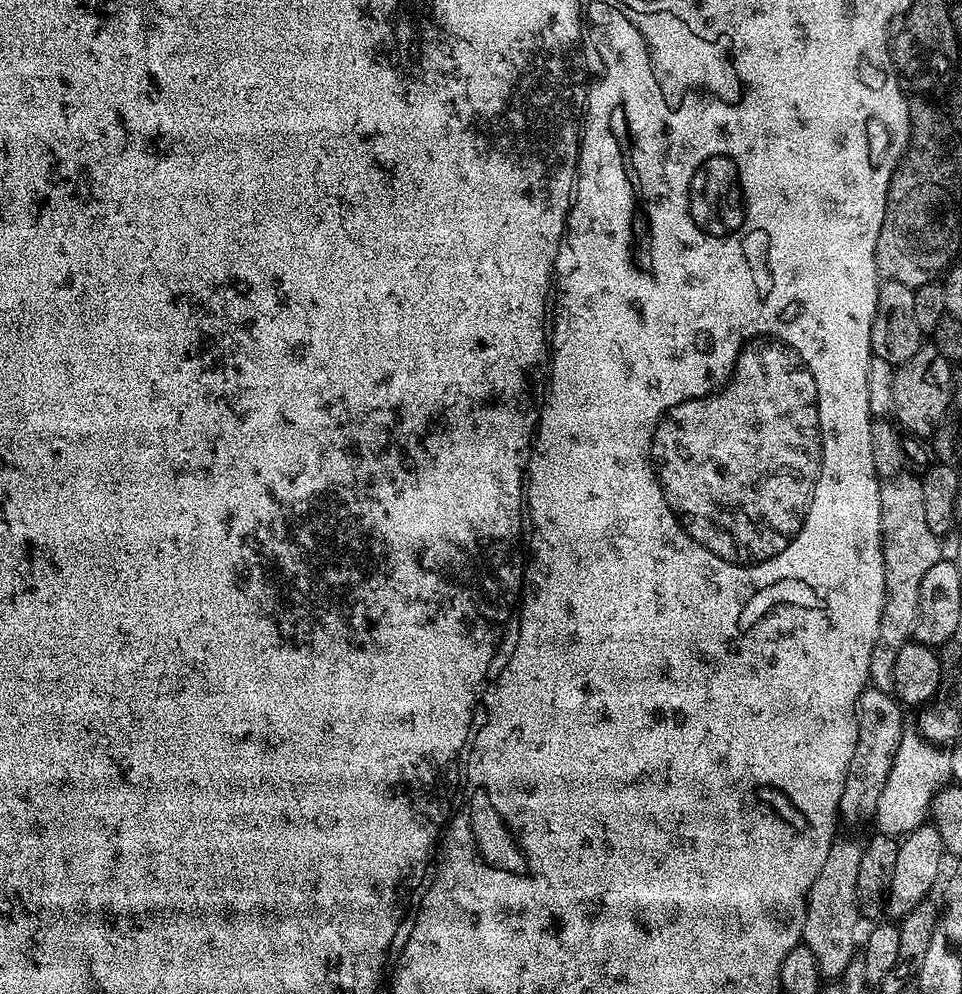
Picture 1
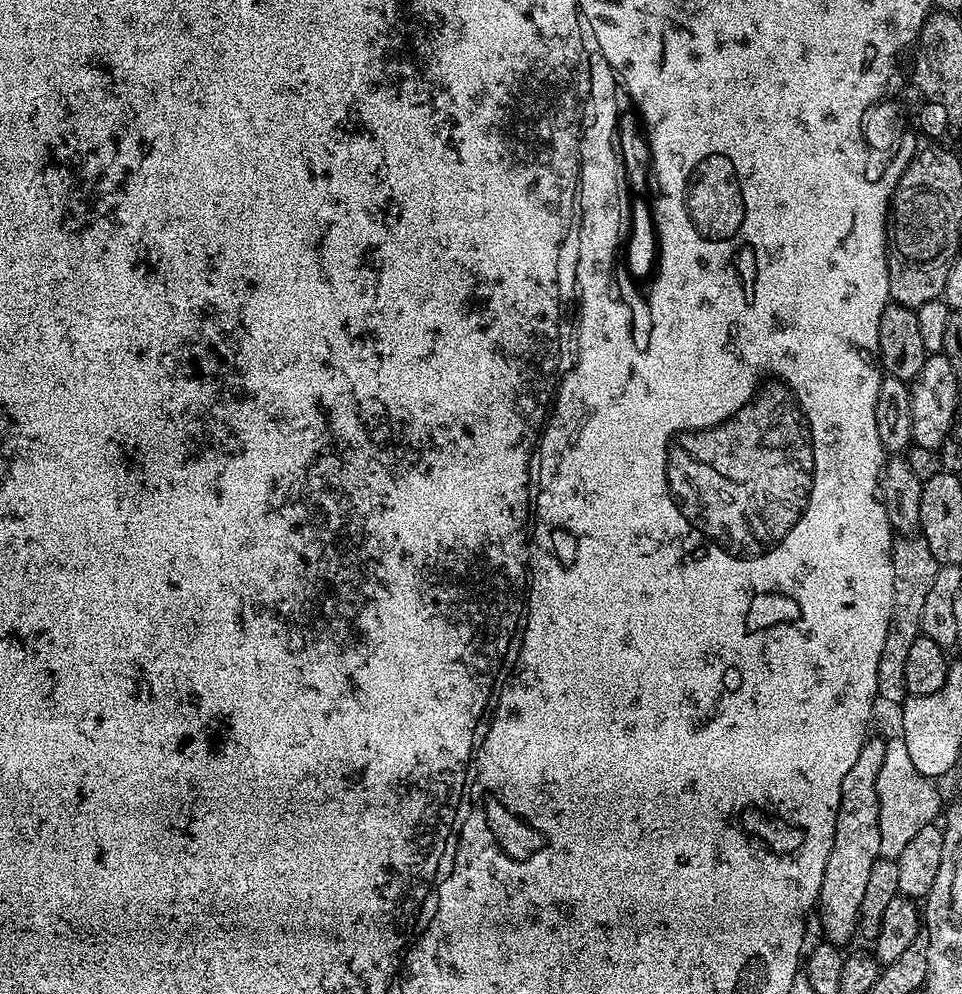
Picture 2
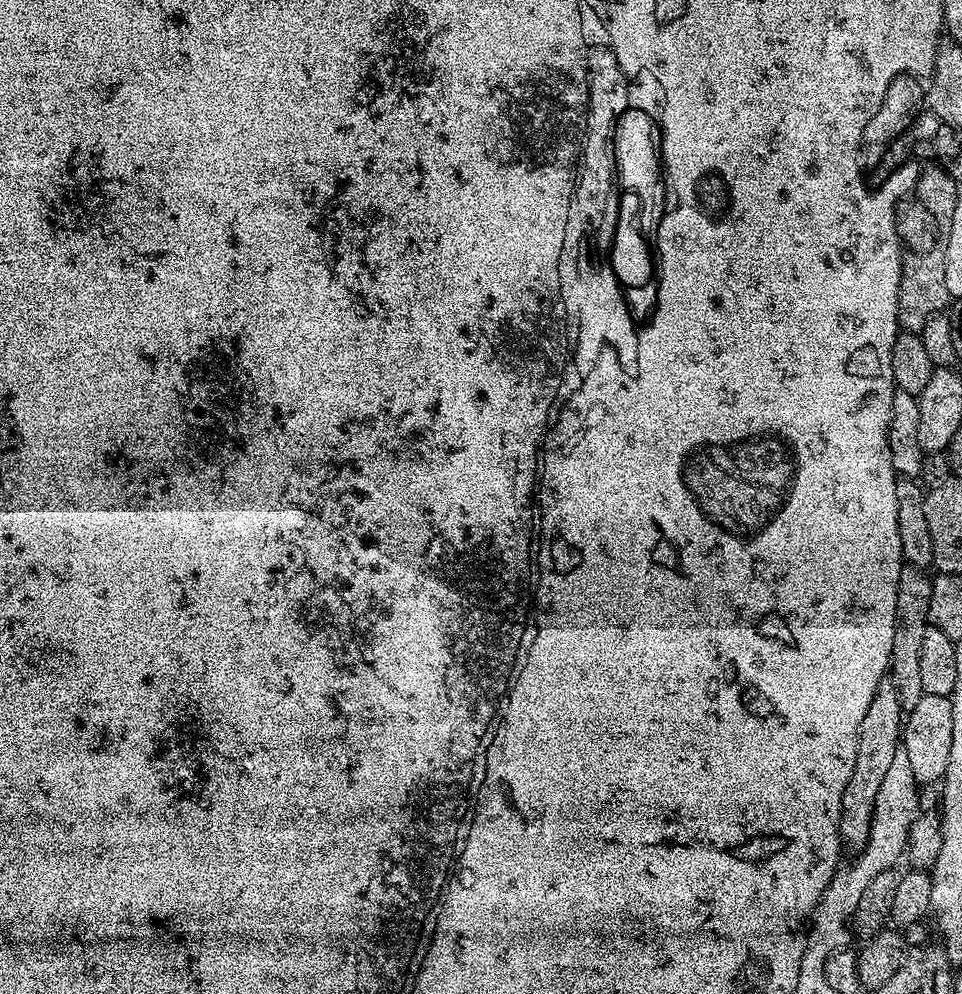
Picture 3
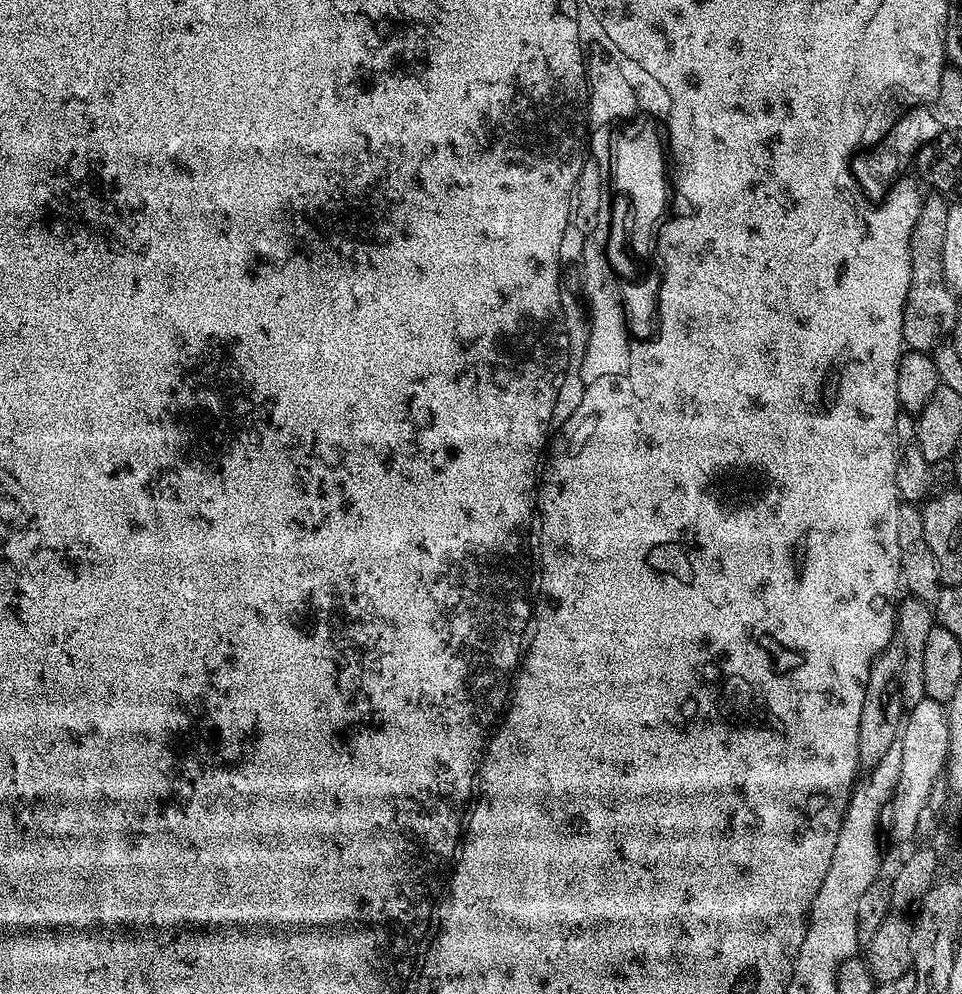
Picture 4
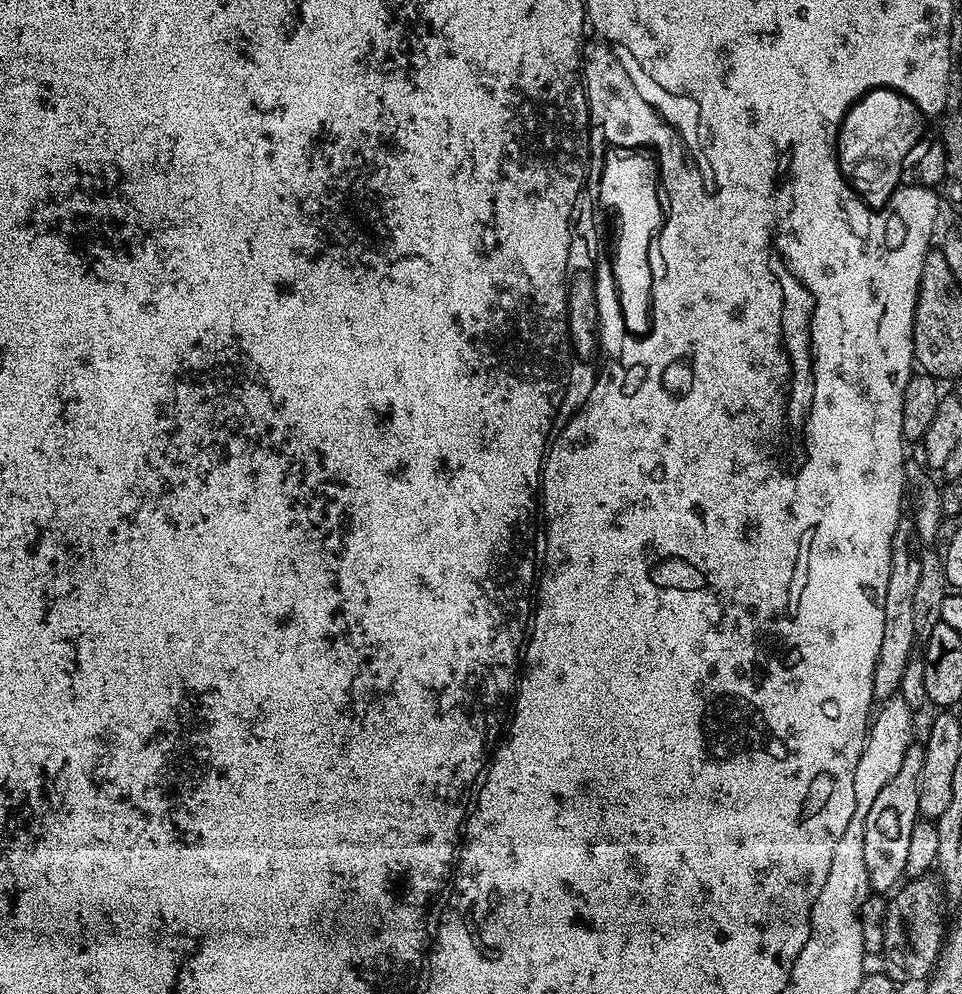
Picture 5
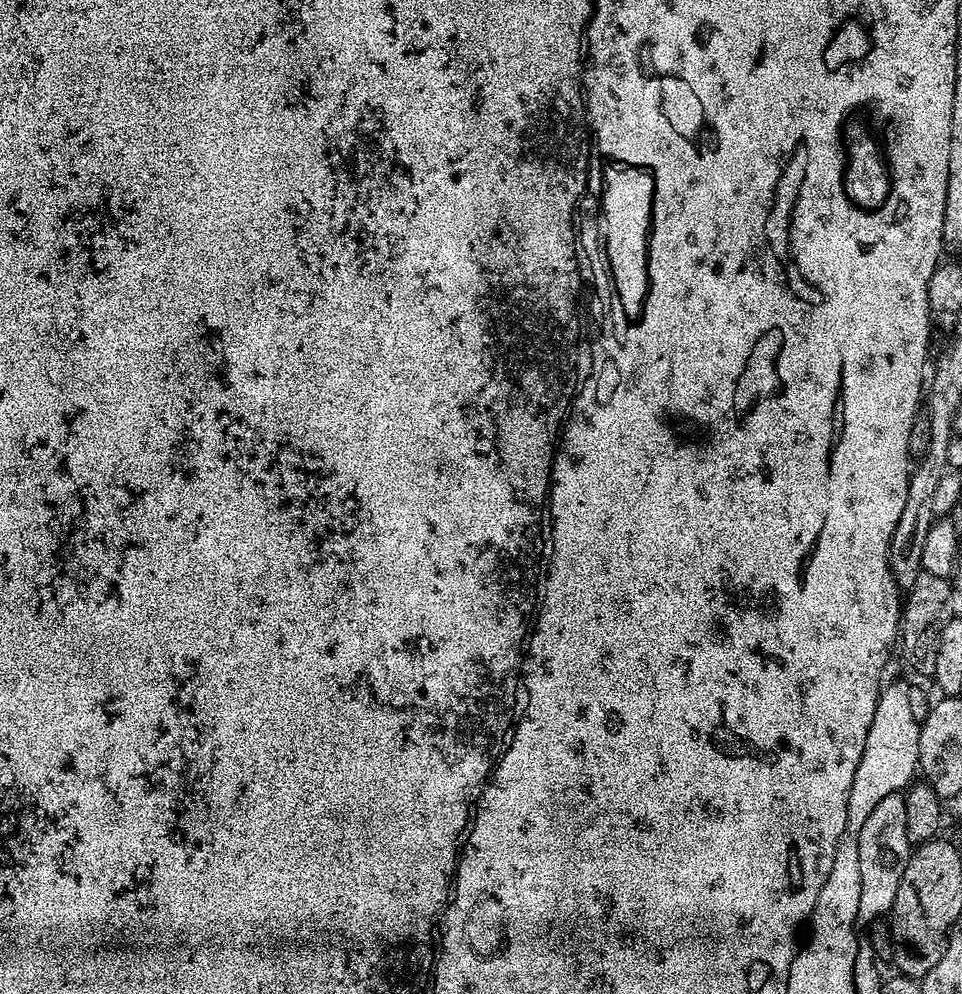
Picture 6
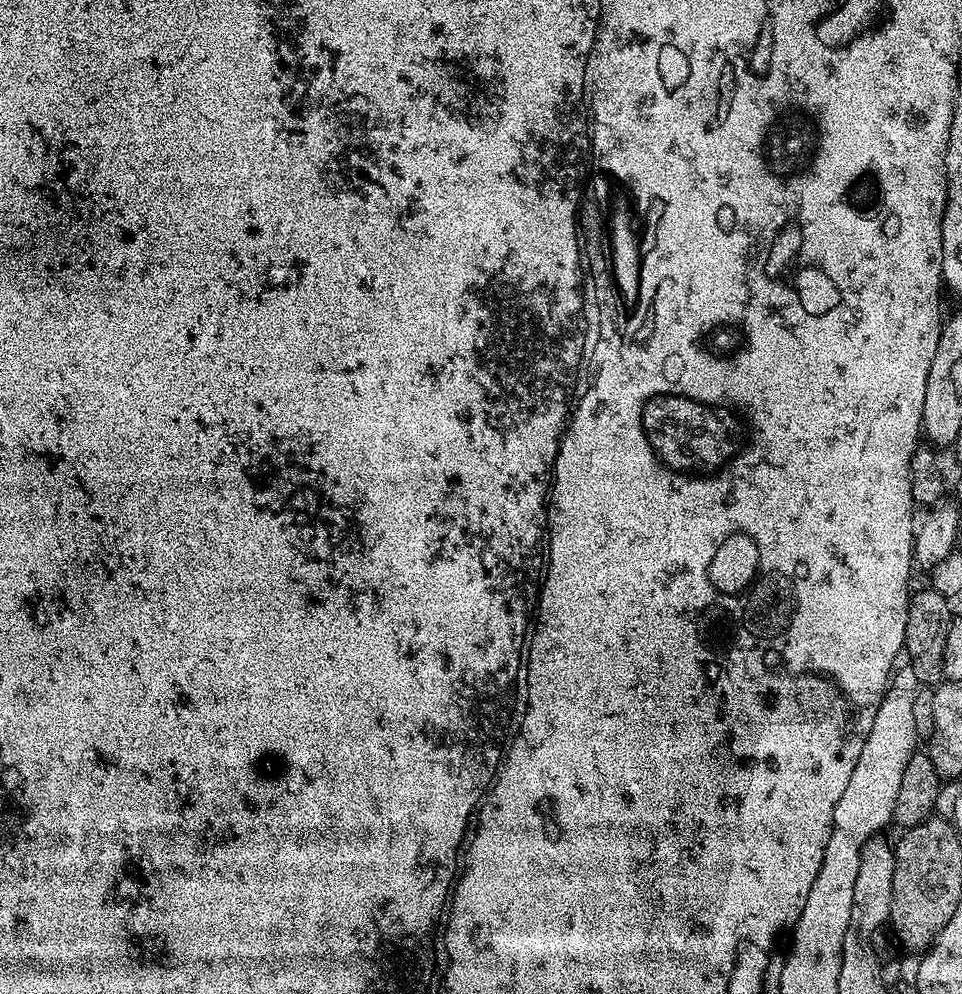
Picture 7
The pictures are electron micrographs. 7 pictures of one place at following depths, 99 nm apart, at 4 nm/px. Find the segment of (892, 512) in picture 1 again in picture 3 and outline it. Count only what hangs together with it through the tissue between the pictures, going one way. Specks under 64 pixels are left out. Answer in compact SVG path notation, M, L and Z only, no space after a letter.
M905 567L900 574L898 590L896 591L896 633L894 634L894 646L890 661L890 679L894 690L898 690L898 702L901 713L907 714L918 706L924 691L922 690L922 678L919 677L918 661L922 650L922 634L930 626L928 623L928 611L930 610L931 579L919 568Z

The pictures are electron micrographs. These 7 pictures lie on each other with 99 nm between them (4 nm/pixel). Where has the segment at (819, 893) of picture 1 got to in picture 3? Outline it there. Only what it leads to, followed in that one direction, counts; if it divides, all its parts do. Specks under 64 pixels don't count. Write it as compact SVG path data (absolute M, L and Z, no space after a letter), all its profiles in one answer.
M891 679L878 682L878 690L874 690L874 702L870 702L870 710L862 717L862 726L858 726L858 754L854 758L854 774L850 774L850 782L846 782L846 790L842 794L842 810L840 811L840 838L857 850L863 849L870 838L874 802L878 798L878 790L882 787L882 777L888 773L894 754L902 744L902 713L898 702L898 690L894 690Z

